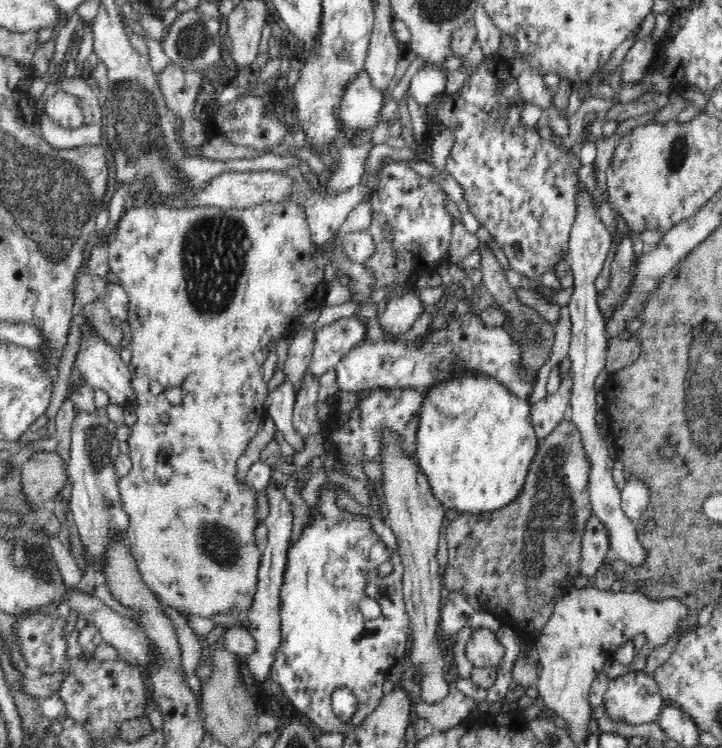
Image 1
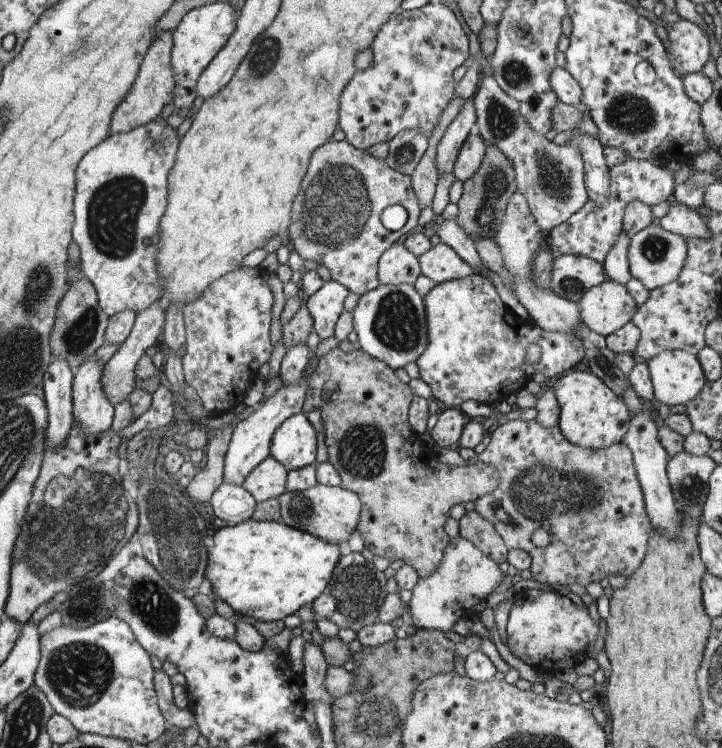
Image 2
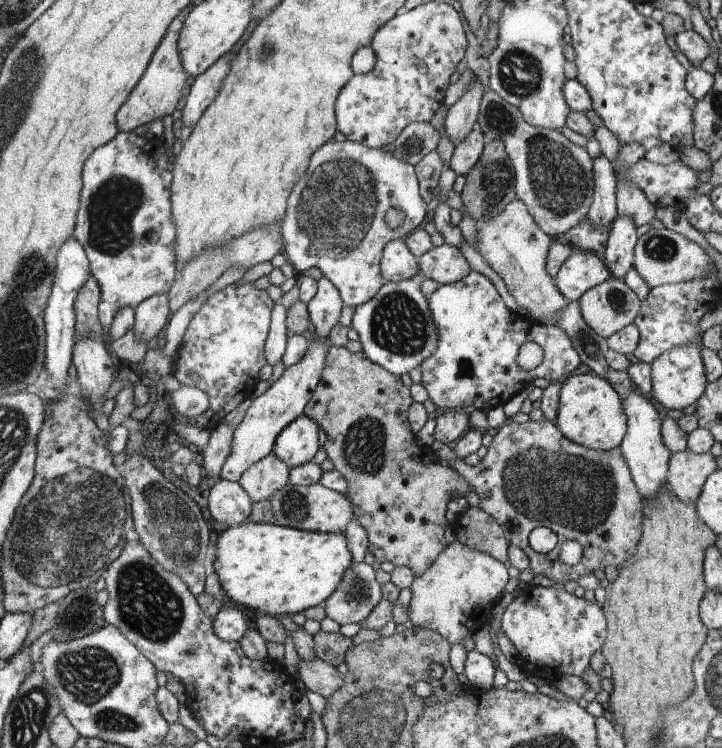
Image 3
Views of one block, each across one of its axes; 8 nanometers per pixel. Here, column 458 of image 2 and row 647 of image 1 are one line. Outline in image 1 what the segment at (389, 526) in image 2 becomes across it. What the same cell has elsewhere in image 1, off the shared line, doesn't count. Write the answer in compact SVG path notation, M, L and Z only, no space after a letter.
M489 627L474 628L465 646L465 655L475 668L497 668L504 656L504 646Z

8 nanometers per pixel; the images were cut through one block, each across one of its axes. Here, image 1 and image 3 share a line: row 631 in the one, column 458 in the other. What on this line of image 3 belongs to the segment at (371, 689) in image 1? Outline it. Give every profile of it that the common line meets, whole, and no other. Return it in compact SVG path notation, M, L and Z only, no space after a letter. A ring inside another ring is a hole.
M471 270L465 279L457 283L440 286L431 294L429 301L433 319L440 330L440 342L437 344L437 350L421 364L421 384L426 388L430 400L437 406L438 412L453 408L487 412L498 405L504 405L515 394L522 392L534 378L558 380L562 376L572 374L580 366L580 353L564 329L552 324L544 325L530 318L524 320L520 315L512 314L504 306L504 300L494 288L494 284L476 271ZM524 342L536 342L544 350L542 364L534 370L522 370L518 366L518 352Z

